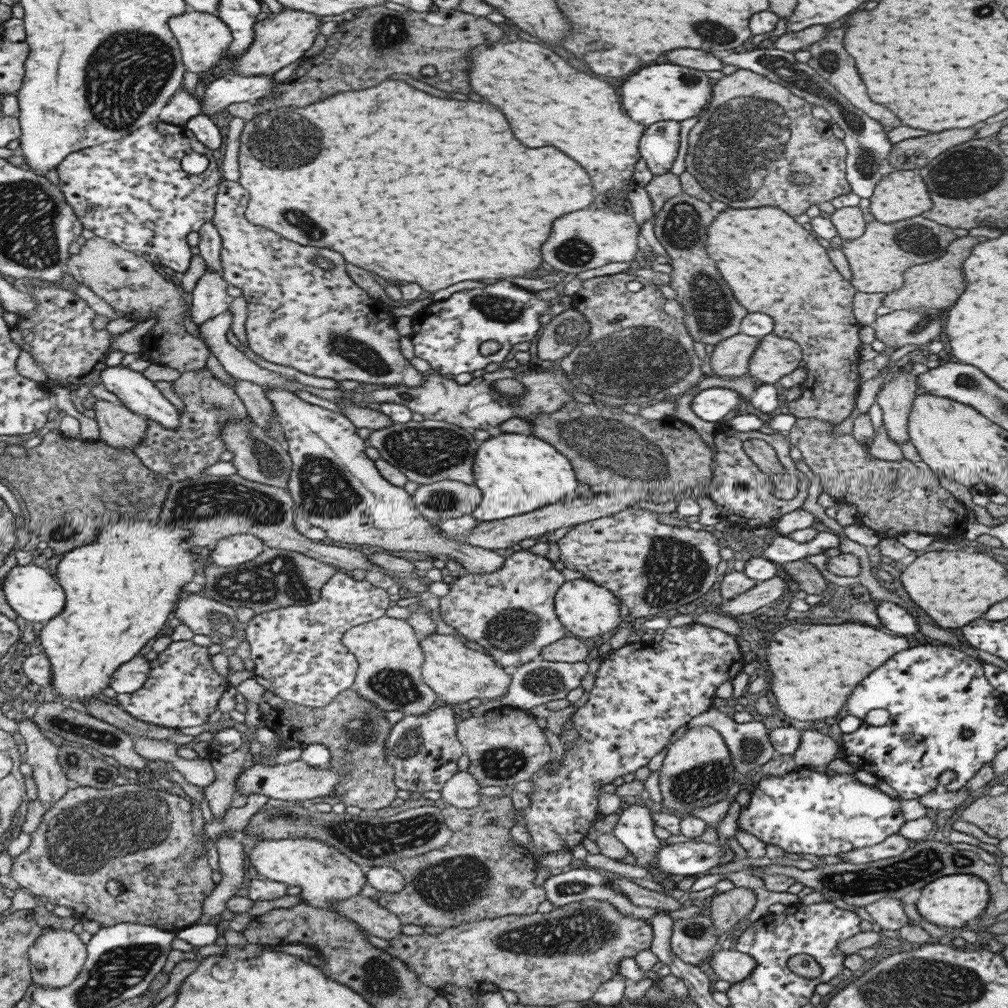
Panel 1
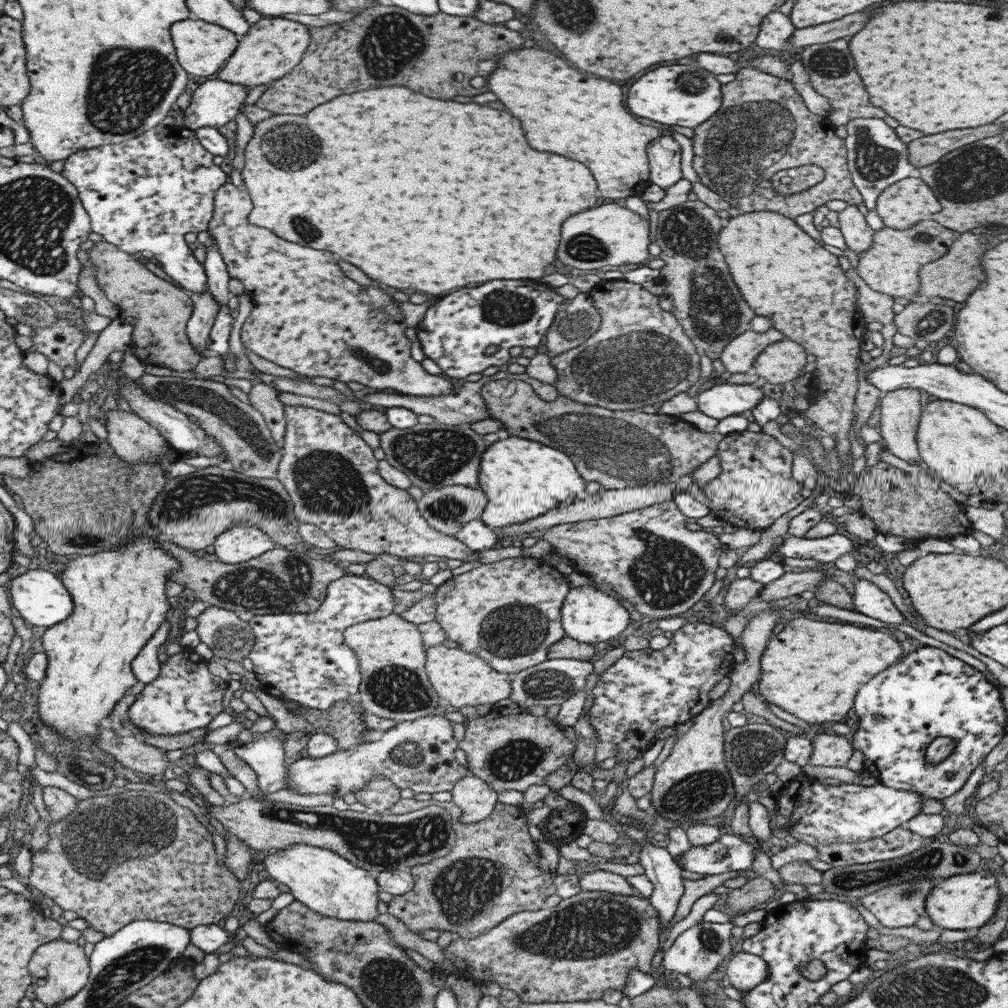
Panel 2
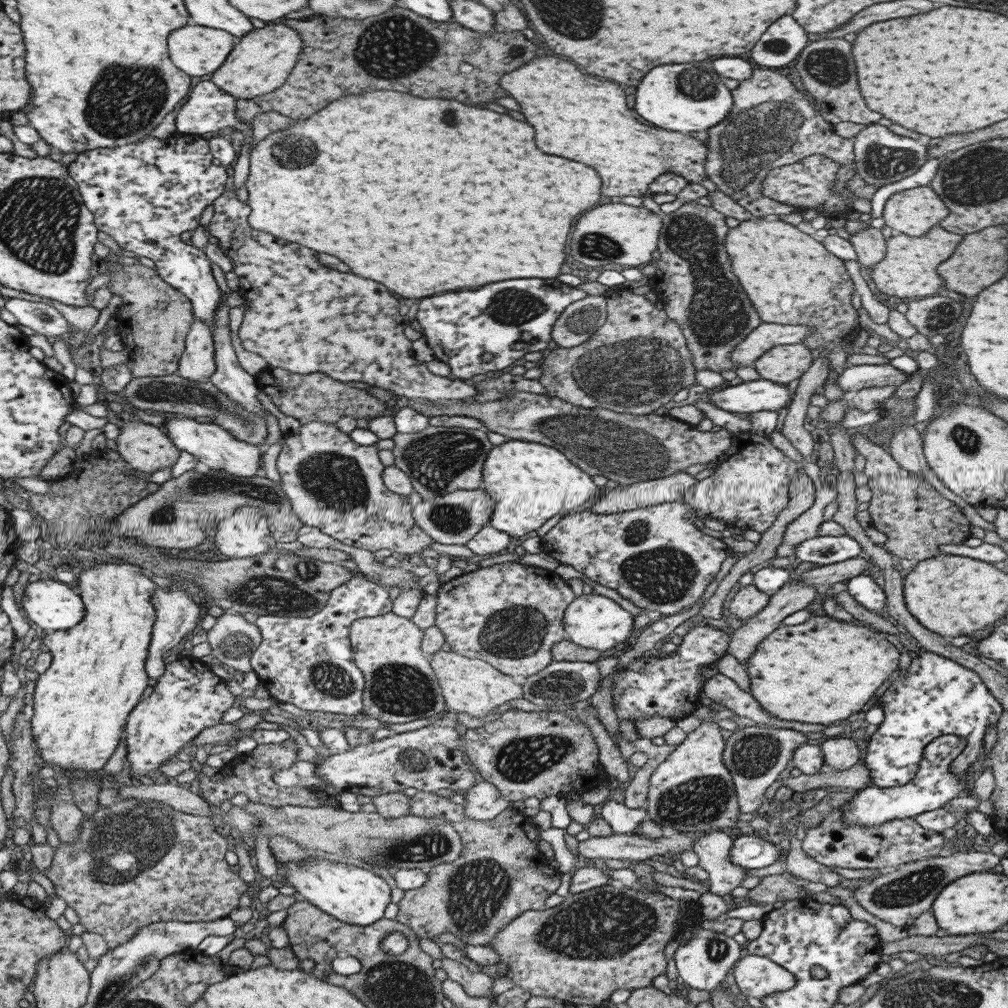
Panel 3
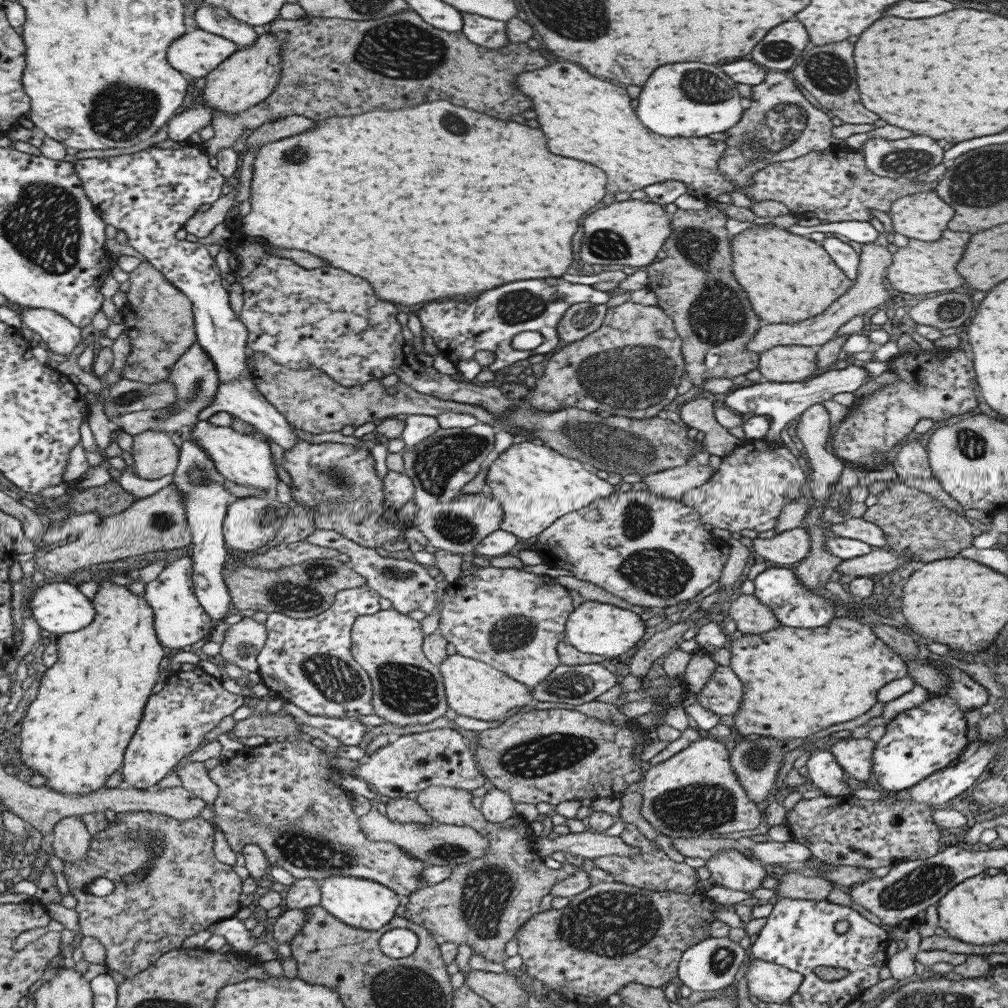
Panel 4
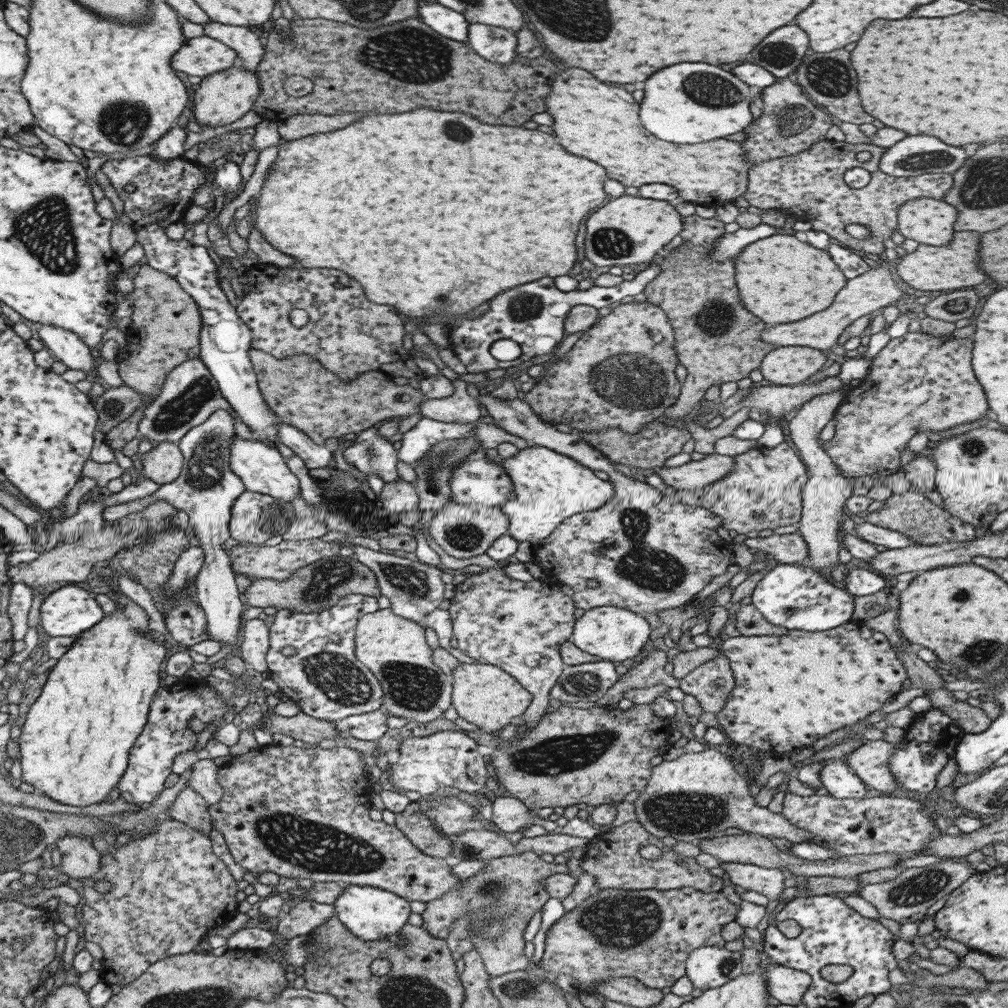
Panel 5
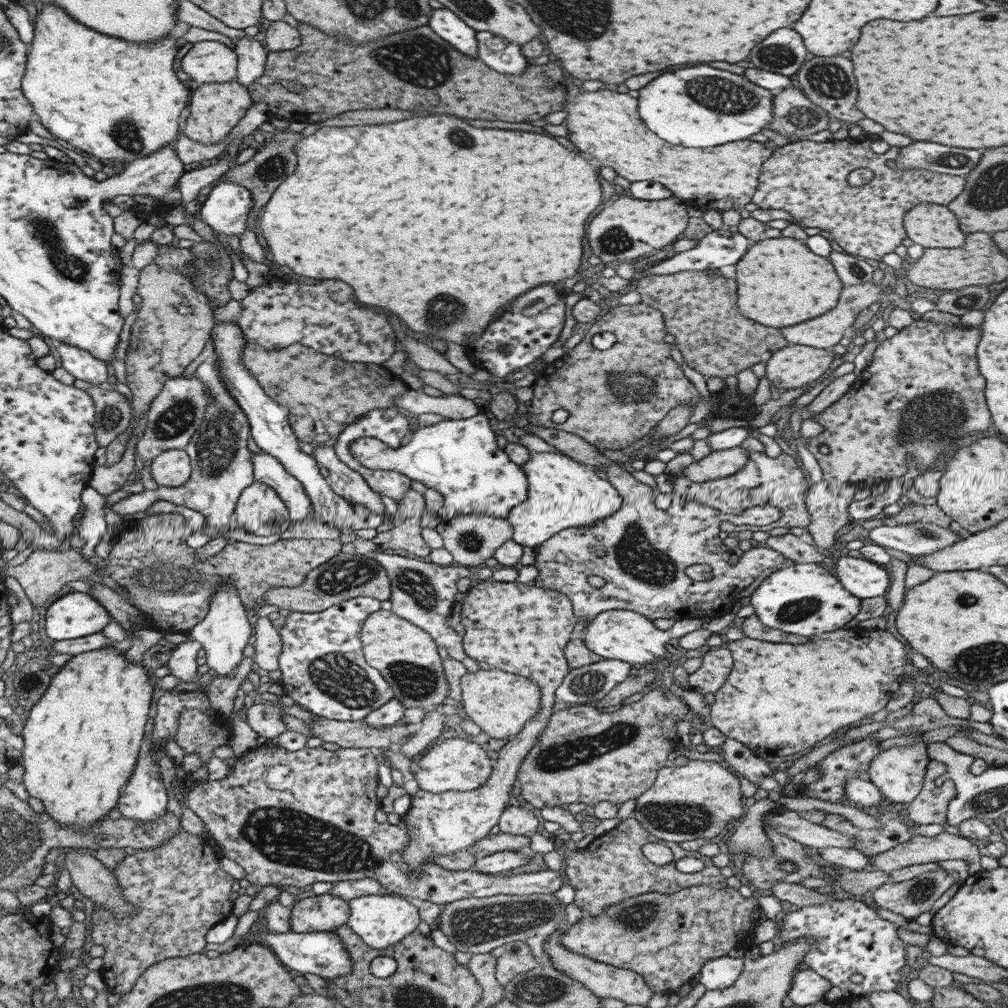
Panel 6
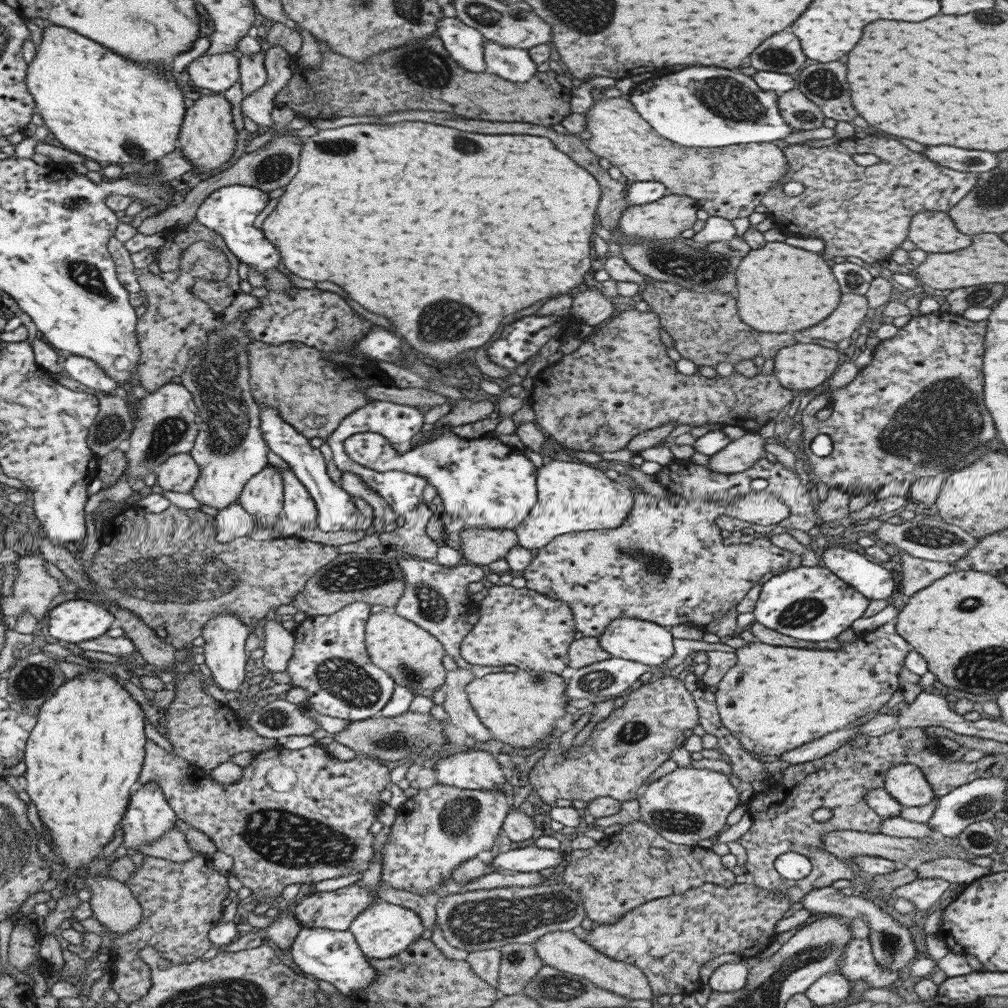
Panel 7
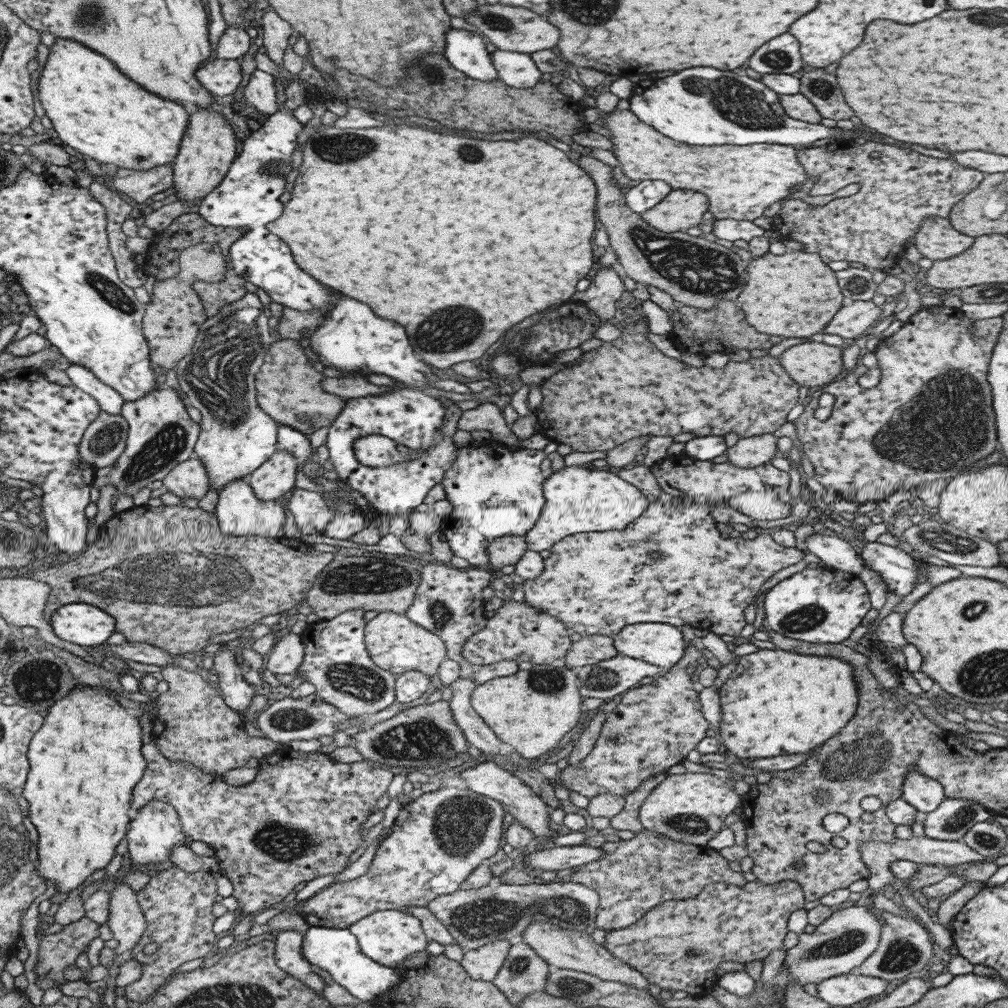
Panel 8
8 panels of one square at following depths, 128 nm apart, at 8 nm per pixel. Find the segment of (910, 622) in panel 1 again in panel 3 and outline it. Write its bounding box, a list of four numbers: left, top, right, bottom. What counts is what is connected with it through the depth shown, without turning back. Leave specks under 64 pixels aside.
[846,573,885,616]

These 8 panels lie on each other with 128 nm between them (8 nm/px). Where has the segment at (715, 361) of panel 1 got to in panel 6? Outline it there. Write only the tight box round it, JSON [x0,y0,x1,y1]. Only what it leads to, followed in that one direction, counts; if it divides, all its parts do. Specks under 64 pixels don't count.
[781,281,910,350]

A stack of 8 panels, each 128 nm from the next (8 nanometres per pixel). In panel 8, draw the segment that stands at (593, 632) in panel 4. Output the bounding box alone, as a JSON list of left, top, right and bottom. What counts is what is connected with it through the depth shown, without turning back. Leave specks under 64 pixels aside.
[612,622,685,670]

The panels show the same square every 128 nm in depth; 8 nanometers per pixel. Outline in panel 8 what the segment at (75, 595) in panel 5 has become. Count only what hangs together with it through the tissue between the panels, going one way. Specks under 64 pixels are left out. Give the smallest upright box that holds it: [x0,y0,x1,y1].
[49,602,115,647]

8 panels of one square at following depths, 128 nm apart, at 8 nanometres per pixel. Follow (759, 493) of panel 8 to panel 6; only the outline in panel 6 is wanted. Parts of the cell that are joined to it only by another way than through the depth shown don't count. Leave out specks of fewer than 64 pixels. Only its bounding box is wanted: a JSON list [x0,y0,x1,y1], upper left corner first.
[512,414,784,624]

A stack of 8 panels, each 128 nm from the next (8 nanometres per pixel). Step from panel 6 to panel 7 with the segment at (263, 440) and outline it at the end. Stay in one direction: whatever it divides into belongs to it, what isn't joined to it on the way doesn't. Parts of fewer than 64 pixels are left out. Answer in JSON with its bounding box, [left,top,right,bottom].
[258,406,367,532]

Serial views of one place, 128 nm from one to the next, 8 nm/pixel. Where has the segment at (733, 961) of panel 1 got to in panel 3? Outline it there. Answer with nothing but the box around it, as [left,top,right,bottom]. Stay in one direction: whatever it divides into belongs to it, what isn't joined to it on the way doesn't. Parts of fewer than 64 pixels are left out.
[732,955,794,999]

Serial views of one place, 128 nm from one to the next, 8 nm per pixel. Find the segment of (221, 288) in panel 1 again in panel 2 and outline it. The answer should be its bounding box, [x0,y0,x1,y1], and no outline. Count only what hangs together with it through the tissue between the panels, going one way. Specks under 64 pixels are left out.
[185,288,219,354]

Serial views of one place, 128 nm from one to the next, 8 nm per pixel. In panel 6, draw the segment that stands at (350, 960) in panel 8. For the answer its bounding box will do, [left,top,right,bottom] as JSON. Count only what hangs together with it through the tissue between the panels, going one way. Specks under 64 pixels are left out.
[252,930,353,980]

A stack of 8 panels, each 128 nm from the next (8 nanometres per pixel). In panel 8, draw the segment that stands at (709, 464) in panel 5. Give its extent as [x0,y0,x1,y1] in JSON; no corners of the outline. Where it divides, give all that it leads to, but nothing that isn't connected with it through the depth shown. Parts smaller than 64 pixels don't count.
[726,433,776,469]

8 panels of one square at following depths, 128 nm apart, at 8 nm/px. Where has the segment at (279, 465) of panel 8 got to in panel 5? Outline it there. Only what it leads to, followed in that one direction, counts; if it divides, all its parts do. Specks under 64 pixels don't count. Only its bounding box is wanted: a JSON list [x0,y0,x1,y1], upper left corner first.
[228,490,294,545]

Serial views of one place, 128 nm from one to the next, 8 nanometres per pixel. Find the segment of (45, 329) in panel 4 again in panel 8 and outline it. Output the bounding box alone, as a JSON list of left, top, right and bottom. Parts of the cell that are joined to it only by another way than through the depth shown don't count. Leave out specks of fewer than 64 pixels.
[63,363,122,414]

